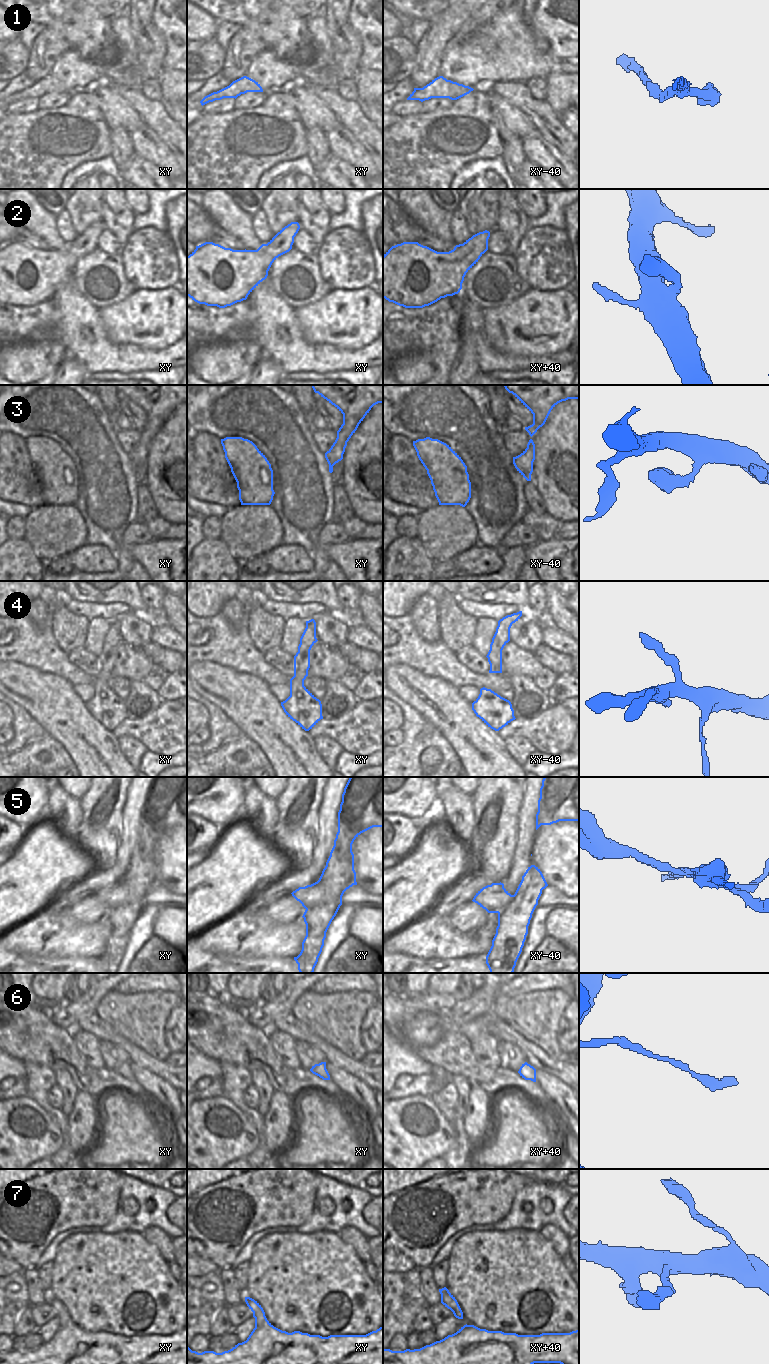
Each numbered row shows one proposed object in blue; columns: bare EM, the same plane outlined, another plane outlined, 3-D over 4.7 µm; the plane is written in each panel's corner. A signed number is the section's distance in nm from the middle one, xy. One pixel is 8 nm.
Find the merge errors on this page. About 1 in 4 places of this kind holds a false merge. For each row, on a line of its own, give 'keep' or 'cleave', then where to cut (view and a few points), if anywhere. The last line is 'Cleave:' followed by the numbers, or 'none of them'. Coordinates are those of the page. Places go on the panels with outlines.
1: keep; no cut
2: keep; no cut
3: keep; no cut
4: keep; no cut
5: cleave; cut in xy along (318, 880), (323, 886), (323, 895), (306, 909)
6: keep; no cut
7: keep; no cut
Cleave: 5

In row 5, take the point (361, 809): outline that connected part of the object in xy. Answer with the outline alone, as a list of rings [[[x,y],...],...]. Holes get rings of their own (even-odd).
[[[350,777],[342,794],[334,846],[318,880],[324,886],[324,896],[313,907],[307,908],[302,916],[306,936],[300,954],[294,957],[300,973],[314,972],[326,932],[342,905],[342,896],[347,889],[357,885],[352,844],[361,833],[373,827],[383,827],[383,777]]]

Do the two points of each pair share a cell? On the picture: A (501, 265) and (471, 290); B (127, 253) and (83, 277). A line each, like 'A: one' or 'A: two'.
A: one
B: two

